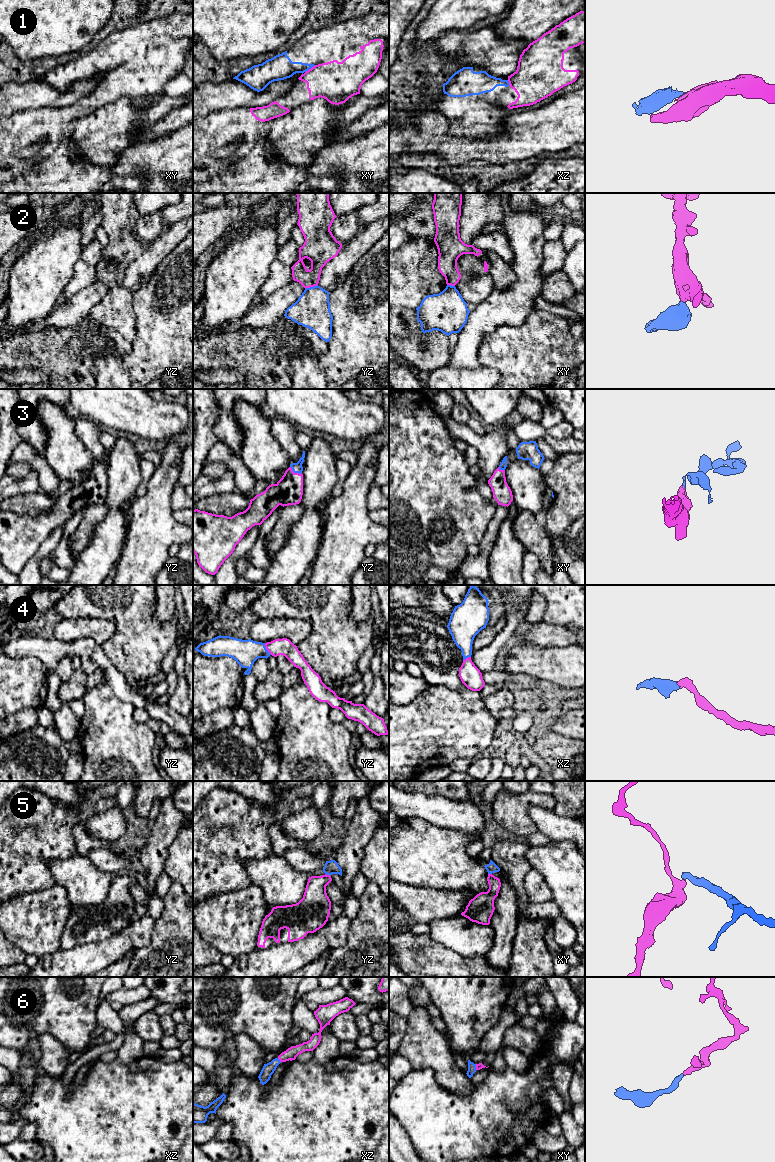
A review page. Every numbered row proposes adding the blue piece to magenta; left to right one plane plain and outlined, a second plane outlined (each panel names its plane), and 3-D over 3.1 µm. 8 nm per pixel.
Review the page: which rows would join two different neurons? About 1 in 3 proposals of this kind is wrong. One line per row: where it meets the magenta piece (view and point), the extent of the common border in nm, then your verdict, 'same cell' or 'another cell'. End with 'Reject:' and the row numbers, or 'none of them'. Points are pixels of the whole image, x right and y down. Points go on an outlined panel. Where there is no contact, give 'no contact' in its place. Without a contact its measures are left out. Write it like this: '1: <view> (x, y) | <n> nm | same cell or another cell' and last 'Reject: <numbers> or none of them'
1: xy (311, 68) | 110 nm | another cell
2: yz (311, 286) | 110 nm | another cell
3: yz (295, 473) | 110 nm | same cell
4: yz (267, 649) | 110 nm | same cell
5: yz (326, 874) | 40 nm | another cell
6: xz (279, 1059) | 50 nm | same cell
Reject: 1, 2, 5

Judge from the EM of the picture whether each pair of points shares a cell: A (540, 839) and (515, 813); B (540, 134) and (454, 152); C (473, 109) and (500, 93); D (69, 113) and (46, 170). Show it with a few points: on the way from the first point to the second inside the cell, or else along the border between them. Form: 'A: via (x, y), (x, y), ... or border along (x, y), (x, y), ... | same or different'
A: border along (537, 831), (525, 839) | different
B: via (519, 141), (505, 149), (475, 149) | same
C: via (480, 102), (484, 98), (493, 95) | same
D: border along (63, 138), (51, 154), (37, 163) | different

